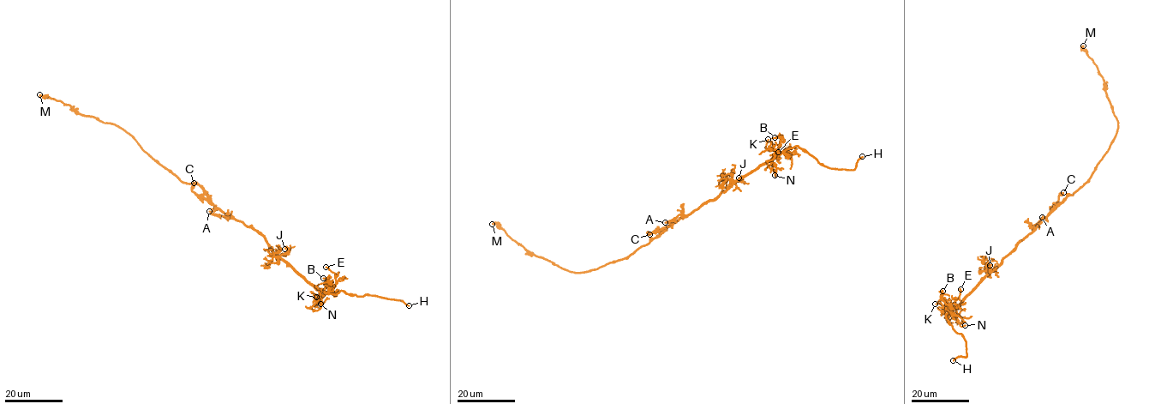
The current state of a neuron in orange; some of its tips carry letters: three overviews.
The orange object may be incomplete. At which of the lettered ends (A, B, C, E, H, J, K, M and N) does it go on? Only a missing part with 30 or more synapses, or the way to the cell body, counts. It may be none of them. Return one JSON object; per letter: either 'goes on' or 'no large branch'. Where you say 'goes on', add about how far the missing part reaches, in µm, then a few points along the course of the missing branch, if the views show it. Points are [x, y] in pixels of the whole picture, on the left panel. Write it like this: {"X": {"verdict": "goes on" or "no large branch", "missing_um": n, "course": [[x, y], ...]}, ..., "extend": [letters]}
{"A": {"verdict": "no large branch"}, "B": {"verdict": "no large branch"}, "C": {"verdict": "no large branch"}, "E": {"verdict": "no large branch"}, "H": {"verdict": "goes on", "missing_um": 25}, "J": {"verdict": "no large branch"}, "K": {"verdict": "no large branch"}, "M": {"verdict": "no large branch"}, "N": {"verdict": "no large branch"}, "extend": ["H"]}

